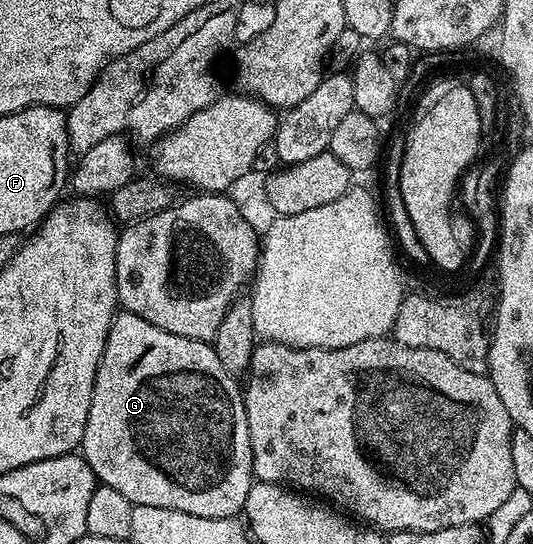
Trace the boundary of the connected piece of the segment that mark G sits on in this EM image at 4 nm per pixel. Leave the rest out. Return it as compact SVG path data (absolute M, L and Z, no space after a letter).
M125 310L119 311L110 323L108 338L104 346L104 354L100 358L100 366L96 370L92 402L88 410L88 422L84 426L80 455L88 462L94 472L94 479L99 485L106 485L118 490L130 500L132 505L163 507L164 510L183 511L184 514L198 515L200 518L228 519L237 517L243 511L245 498L249 488L256 480L252 466L252 446L248 438L248 418L242 401L242 388L224 362L216 354L213 343L192 338L180 338L180 334L168 334L168 330L160 330L144 318Z

